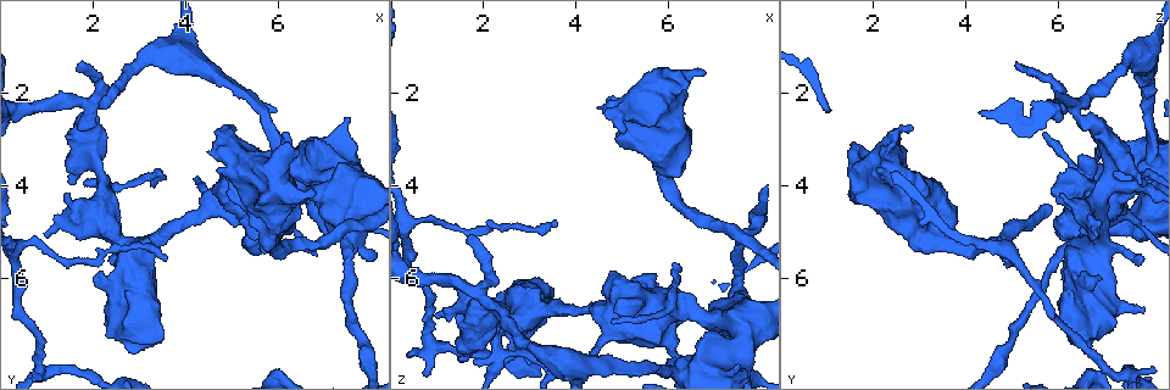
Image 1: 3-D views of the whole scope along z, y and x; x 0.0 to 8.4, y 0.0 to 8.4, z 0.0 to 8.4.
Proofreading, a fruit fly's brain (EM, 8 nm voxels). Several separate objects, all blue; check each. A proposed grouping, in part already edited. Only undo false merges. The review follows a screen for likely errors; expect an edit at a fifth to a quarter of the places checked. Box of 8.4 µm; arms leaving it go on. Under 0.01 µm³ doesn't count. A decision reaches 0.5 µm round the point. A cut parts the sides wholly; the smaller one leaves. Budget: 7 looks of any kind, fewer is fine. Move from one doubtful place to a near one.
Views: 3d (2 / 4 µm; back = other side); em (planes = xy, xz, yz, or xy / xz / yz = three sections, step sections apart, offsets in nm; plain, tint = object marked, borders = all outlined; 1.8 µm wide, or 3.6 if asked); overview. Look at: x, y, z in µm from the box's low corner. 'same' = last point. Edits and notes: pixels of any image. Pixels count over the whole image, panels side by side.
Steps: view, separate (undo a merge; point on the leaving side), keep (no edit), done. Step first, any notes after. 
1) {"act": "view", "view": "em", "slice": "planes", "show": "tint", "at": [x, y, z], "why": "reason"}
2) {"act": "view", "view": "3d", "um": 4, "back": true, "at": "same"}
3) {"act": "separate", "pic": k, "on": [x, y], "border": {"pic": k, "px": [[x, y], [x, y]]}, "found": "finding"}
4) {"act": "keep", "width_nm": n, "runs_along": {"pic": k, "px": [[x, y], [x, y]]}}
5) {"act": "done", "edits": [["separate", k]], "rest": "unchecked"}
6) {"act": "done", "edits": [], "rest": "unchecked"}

{"act": "view", "view": "3d", "um": 4, "at": [2.30, 4.00, 7.55], "why": "four-way junction"}

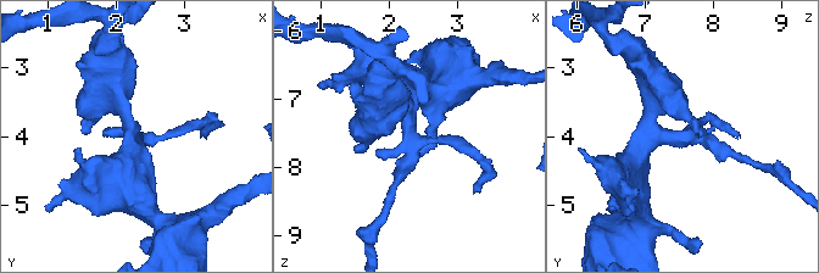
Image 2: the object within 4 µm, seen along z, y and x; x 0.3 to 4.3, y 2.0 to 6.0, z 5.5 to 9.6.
{"act": "view", "view": "em", "slice": "xz", "step": 8, "show": "tint", "at": [2.30, 4.05, 7.60], "why": "now the EM"}

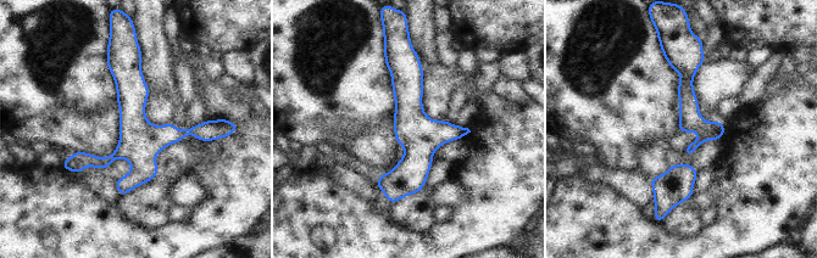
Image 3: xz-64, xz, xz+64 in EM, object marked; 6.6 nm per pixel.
{"act": "keep", "runs_along": {"pic": 3, "px": [[403, 57], [411, 172], [390, 198]]}, "found": "continuous, no second neuron"}

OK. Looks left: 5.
{"act": "view", "view": "em", "slice": "xz", "step": 16, "show": "tint", "at": [2.00, 2.25, 6.30], "why": "branch point"}

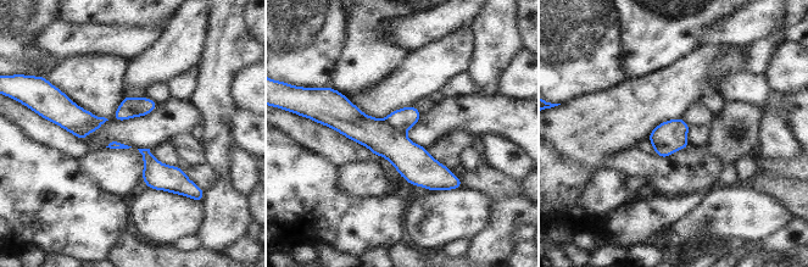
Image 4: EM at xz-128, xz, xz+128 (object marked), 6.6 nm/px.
{"act": "separate", "pic": 4, "on": [411, 160], "border": {"pic": 4, "px": [[384, 120], [404, 134]]}, "found": "a second neuron is stuck on"}

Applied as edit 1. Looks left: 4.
{"act": "view", "view": "em", "slice": "planes", "show": "plain", "at": [5.70, 3.45, 6.75], "why": "closes a loop"}

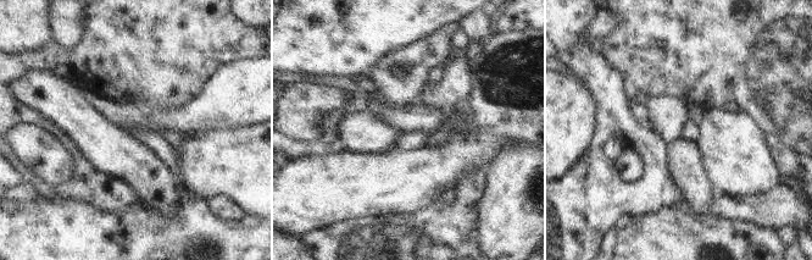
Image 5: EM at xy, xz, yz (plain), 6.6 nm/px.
{"act": "view", "view": "em", "slice": "planes", "show": "tint", "at": "same", "why": "with the object marked"}

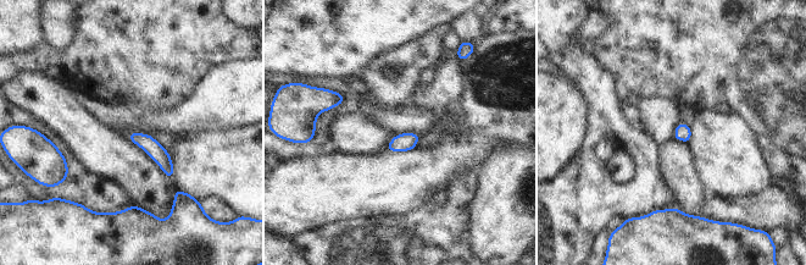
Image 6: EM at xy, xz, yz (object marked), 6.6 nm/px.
{"act": "keep", "runs_along": {"pic": 6, "px": [[132, 136], [144, 141], [171, 172]]}, "found": "continuous, no second neuron"}

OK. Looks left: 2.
{"act": "done", "edits": [["separate", 4]], "rest": "unchecked"}

